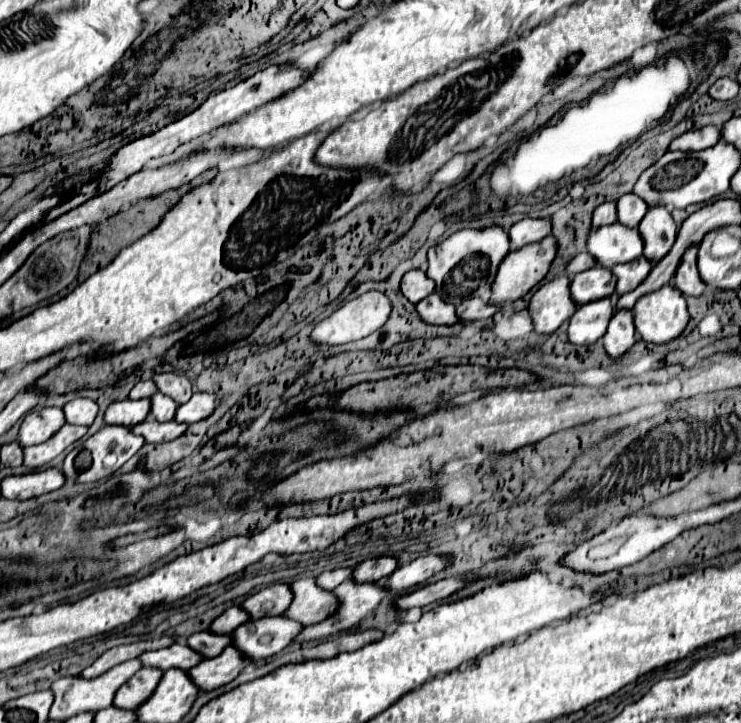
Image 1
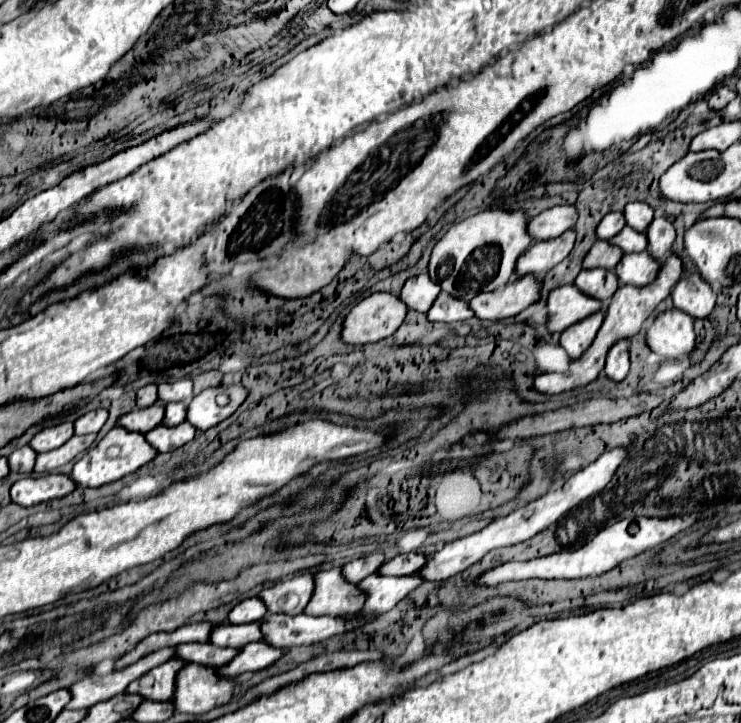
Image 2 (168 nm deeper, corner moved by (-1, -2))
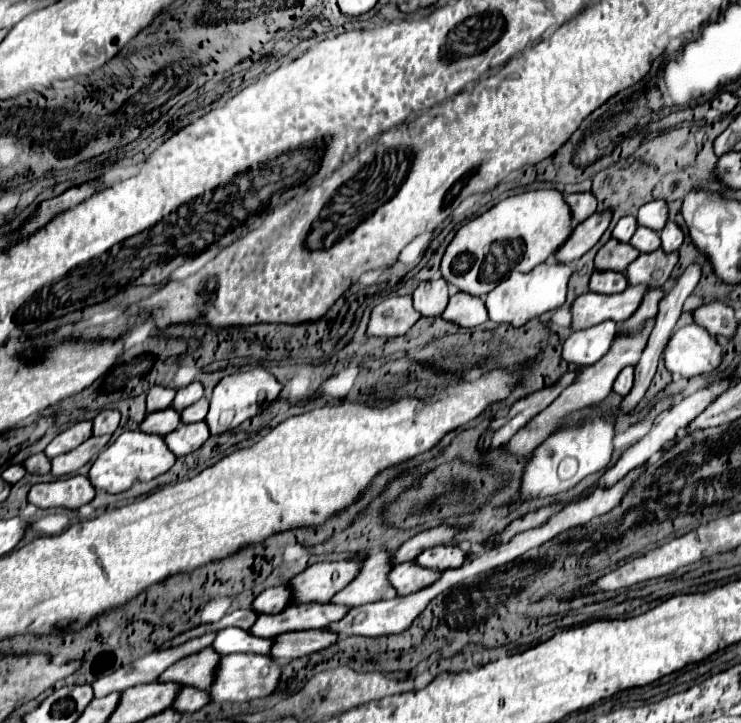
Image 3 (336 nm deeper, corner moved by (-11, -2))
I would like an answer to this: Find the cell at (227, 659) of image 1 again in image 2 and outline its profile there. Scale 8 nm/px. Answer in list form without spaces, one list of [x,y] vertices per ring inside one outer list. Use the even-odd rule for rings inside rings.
[[[251,642],[249,646],[243,646],[229,664],[217,668],[217,674],[221,678],[235,678],[243,672],[255,672],[273,664],[277,658],[281,658],[281,654],[281,650],[267,646],[265,642]]]

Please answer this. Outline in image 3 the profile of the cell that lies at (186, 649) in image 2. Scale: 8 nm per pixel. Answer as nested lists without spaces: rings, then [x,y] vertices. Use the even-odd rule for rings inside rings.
[[[225,628],[217,634],[217,640],[213,642],[215,650],[221,654],[233,654],[233,652],[259,652],[267,654],[271,650],[273,640],[259,640],[253,634],[247,634],[239,628]]]

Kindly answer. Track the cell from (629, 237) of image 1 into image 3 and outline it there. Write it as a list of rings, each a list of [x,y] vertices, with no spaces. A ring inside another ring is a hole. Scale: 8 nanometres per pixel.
[[[639,226],[637,232],[635,232],[633,238],[631,238],[631,244],[633,244],[639,252],[651,252],[651,248],[657,250],[657,248],[661,246],[661,238],[659,238],[659,234],[657,234],[655,230]]]

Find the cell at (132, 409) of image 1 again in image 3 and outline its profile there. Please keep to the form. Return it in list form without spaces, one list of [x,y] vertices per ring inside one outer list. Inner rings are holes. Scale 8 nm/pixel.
[[[165,408],[165,410],[159,410],[159,412],[147,414],[147,418],[141,422],[141,430],[153,432],[153,434],[159,434],[159,436],[167,436],[179,424],[181,424],[179,412],[175,412],[173,408]]]

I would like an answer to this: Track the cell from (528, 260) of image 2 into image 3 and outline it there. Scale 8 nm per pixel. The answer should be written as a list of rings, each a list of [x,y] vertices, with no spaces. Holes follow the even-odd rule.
[[[605,210],[605,212],[595,212],[591,214],[587,220],[583,220],[575,230],[573,234],[569,236],[569,240],[559,248],[559,252],[555,254],[555,258],[559,262],[575,262],[579,260],[583,254],[587,254],[597,242],[599,238],[603,236],[603,232],[607,230],[611,222],[611,212]]]

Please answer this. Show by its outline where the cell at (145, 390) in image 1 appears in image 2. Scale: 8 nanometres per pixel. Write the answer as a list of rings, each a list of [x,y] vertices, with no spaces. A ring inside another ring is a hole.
[[[147,384],[147,386],[139,388],[139,392],[137,392],[137,406],[139,408],[147,408],[155,402],[157,402],[157,386],[155,384]]]

